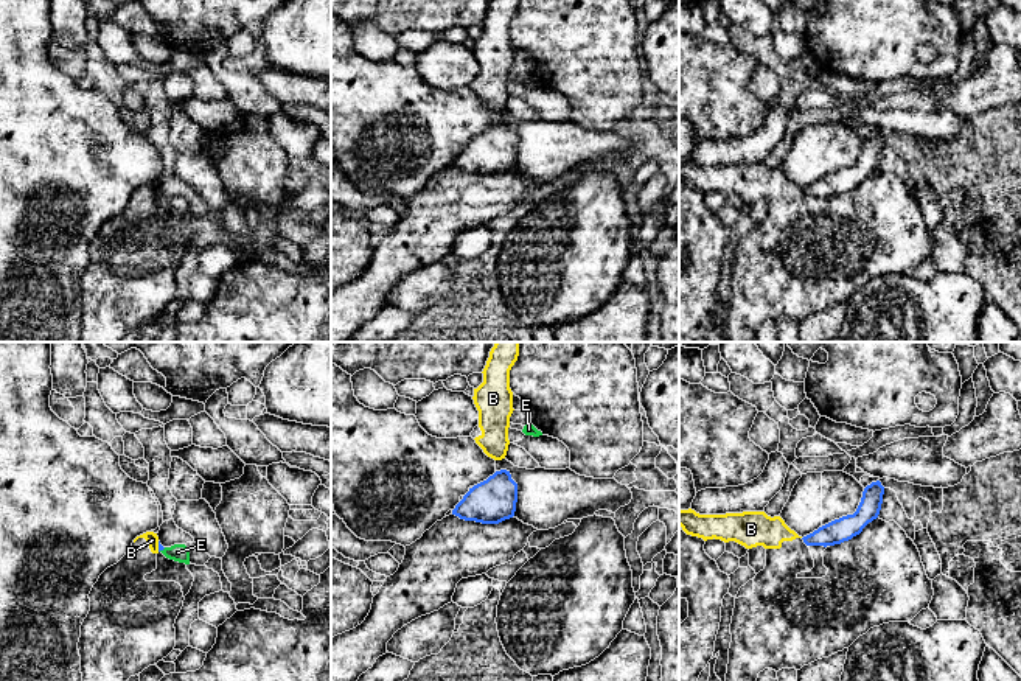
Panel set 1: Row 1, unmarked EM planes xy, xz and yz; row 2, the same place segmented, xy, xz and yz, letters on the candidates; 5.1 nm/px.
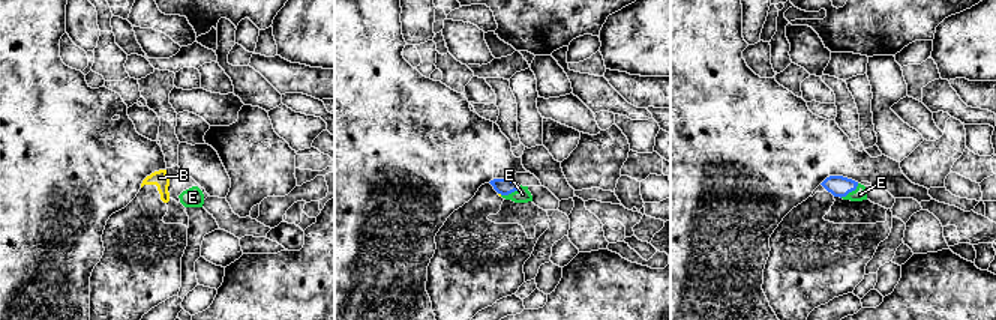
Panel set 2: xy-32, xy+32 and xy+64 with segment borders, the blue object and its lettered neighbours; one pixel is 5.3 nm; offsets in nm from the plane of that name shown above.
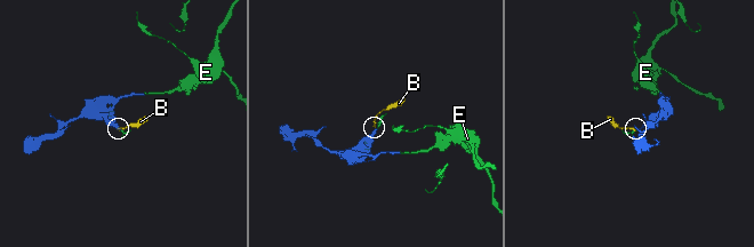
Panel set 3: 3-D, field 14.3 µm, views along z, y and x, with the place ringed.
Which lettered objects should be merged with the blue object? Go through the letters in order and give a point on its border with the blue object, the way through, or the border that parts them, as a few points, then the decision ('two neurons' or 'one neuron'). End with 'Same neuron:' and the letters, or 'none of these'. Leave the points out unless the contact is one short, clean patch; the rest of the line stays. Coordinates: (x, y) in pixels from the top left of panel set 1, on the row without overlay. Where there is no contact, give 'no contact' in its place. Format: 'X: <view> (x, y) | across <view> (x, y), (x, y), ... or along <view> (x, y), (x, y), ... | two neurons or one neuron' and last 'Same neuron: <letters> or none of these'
B: xy (159, 198) | along xy (157, 193), (159, 202) | two neurons
E: xy (162, 201) | one neuron
Same neuron: E

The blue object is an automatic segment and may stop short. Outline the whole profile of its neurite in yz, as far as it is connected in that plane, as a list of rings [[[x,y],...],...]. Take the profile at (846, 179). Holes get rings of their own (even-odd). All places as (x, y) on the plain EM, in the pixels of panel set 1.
[[[872,134],[862,143],[861,154],[853,166],[835,171],[813,185],[803,188],[807,197],[835,197],[859,187],[862,180],[878,169],[883,155],[884,138]]]

